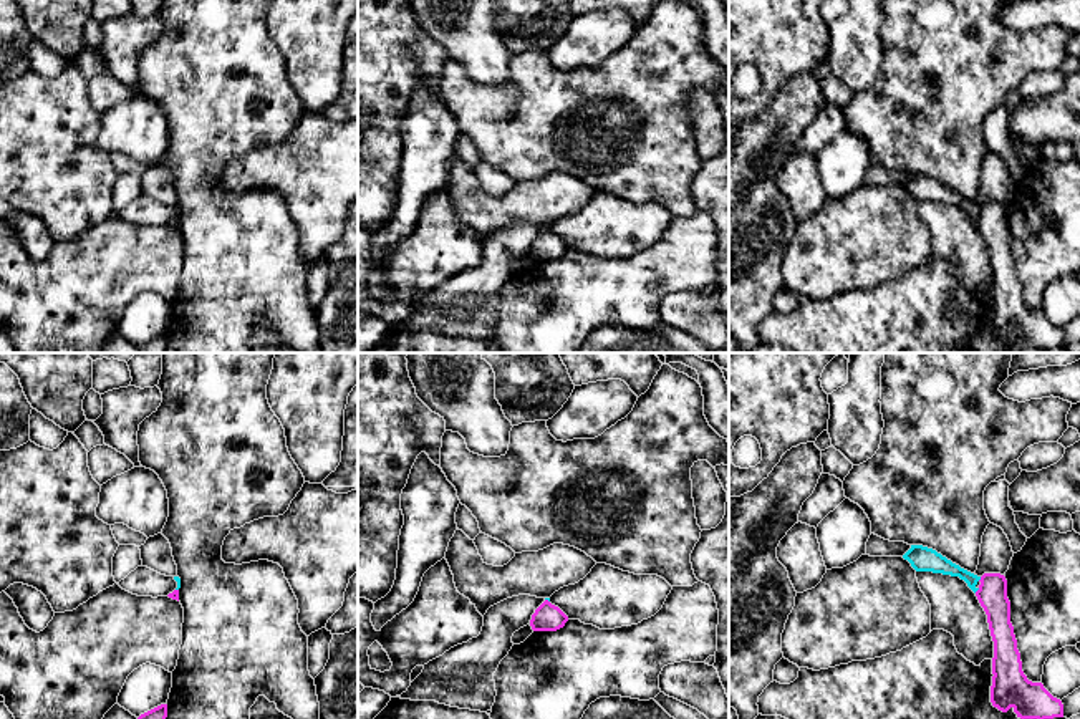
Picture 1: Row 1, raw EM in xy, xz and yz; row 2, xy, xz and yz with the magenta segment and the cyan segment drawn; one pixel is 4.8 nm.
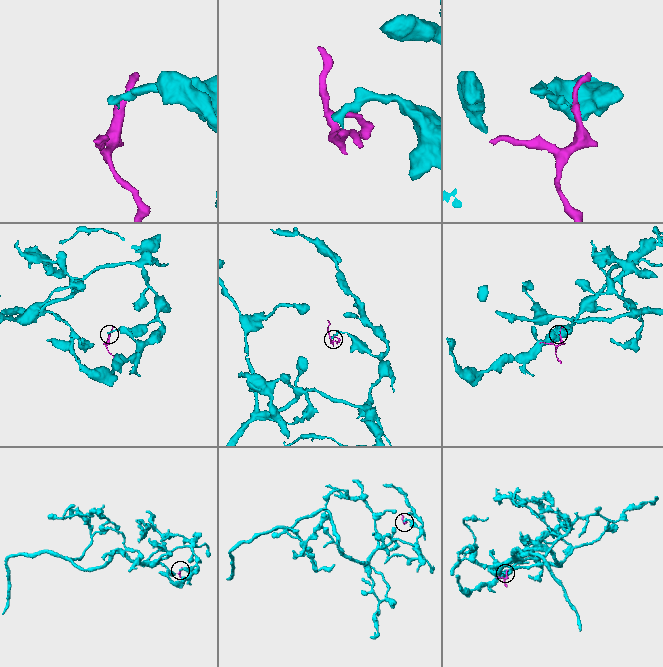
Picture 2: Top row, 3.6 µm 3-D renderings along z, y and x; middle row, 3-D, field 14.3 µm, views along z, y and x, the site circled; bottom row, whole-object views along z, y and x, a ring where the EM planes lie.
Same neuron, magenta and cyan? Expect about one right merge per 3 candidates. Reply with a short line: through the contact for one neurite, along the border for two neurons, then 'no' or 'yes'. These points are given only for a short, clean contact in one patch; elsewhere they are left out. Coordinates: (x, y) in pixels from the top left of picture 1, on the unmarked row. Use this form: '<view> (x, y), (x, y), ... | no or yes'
yz (981, 206), (978, 209) | no

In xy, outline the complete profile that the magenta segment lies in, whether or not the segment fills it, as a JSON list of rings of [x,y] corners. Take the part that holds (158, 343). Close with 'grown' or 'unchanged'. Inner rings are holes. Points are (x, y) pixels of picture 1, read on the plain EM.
[[[161,333],[137,346],[137,353],[164,353],[167,346],[167,333]]]; unchanged

